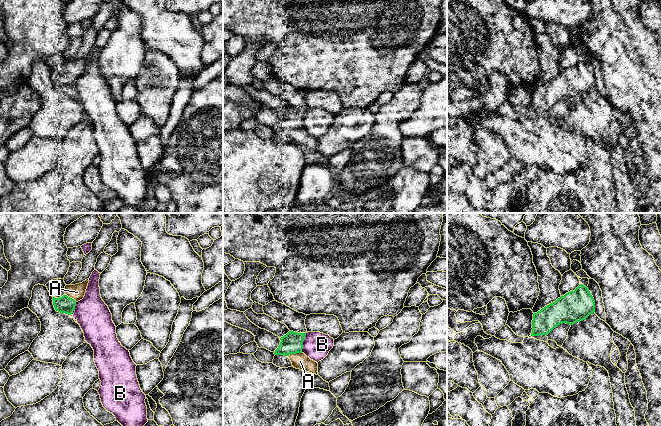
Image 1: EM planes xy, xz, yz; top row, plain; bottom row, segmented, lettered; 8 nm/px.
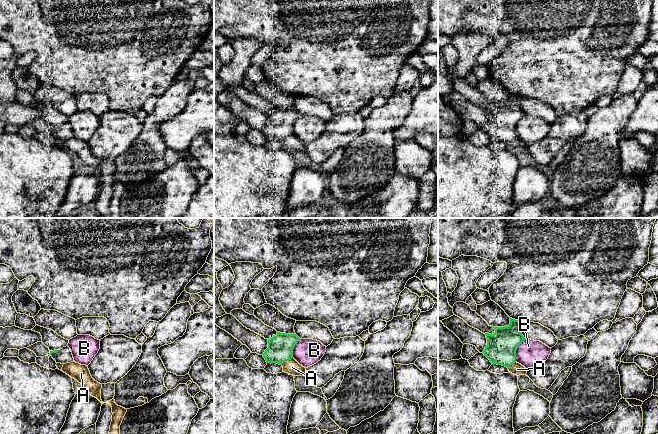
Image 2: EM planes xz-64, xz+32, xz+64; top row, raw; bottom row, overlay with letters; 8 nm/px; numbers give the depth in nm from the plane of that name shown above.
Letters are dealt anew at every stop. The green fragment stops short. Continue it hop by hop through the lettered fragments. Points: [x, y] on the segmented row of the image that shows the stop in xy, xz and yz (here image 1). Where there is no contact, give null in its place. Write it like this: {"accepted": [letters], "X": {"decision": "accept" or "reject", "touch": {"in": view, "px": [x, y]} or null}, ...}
{"accepted": ["A"], "A": {"decision": "accept", "touch": {"in": "xz", "px": [294, 353]}}, "B": {"decision": "reject", "touch": {"in": "xz", "px": [302, 343]}}}

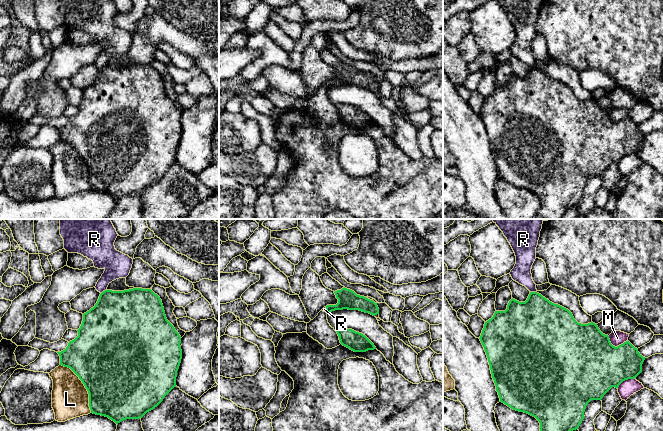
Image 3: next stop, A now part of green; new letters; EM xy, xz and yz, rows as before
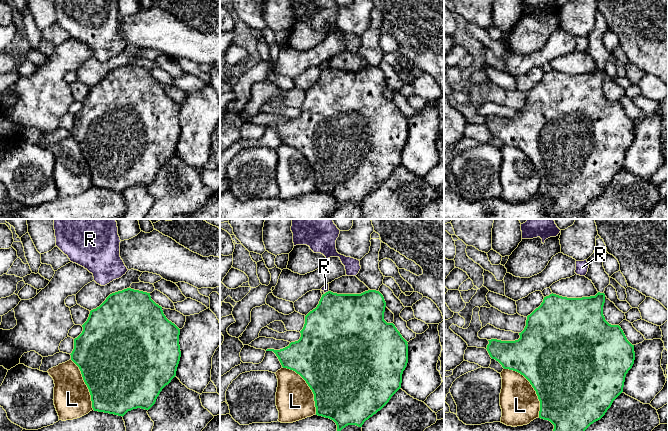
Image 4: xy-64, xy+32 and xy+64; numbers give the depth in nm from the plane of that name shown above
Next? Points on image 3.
{"accepted": [], "L": {"decision": "reject", "touch": {"in": "xy", "px": [84, 385]}}, "M": {"decision": "reject", "touch": {"in": "yz", "px": [617, 346]}}, "R": {"decision": "reject", "touch": {"in": "xy", "px": [103, 291]}}}

